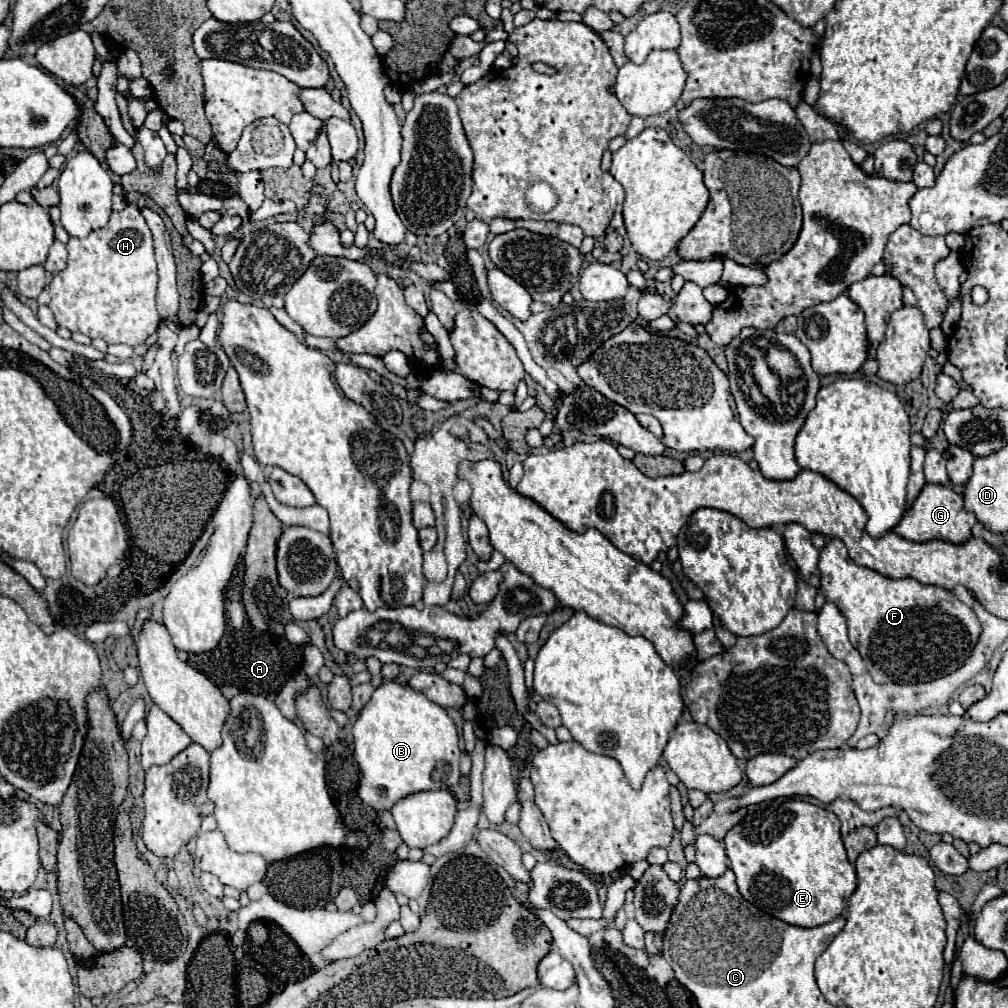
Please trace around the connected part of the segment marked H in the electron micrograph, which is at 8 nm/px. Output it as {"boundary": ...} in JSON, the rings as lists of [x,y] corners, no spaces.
{"boundary":[[[127,205],[123,211],[113,211],[109,223],[103,229],[91,231],[85,239],[71,237],[67,241],[67,267],[53,275],[49,283],[51,311],[59,327],[67,327],[71,333],[83,333],[91,339],[101,337],[105,343],[125,343],[137,347],[155,331],[159,323],[159,313],[155,309],[157,293],[157,263],[153,255],[151,231],[141,217],[139,207]]]}

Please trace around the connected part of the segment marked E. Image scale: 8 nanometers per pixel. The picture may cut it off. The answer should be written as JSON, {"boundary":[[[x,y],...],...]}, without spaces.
{"boundary":[[[787,799],[775,809],[767,807],[755,815],[747,815],[723,839],[731,871],[737,875],[739,893],[761,911],[797,927],[817,927],[833,921],[843,913],[857,887],[855,865],[847,861],[839,827],[841,823],[835,813],[799,799]]]}

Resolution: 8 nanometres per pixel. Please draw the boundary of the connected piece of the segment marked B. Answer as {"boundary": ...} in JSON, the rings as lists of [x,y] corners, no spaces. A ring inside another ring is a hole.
{"boundary":[[[387,681],[379,685],[371,697],[371,701],[361,709],[355,725],[353,725],[353,757],[359,765],[361,779],[359,779],[359,797],[363,803],[379,811],[391,811],[391,807],[413,793],[419,791],[435,791],[435,789],[449,789],[451,785],[459,783],[459,735],[455,723],[445,713],[443,707],[429,701],[423,693],[413,691],[407,685]]]}

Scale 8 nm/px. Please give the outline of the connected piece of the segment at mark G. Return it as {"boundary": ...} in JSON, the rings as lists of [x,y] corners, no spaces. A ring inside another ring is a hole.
{"boundary":[[[929,483],[923,487],[923,491],[919,493],[913,507],[905,511],[901,523],[893,531],[909,541],[943,539],[943,541],[959,545],[959,543],[965,543],[971,539],[971,529],[975,523],[977,523],[975,515],[971,511],[965,511],[965,507],[963,507],[963,495],[955,493],[951,487]]]}

